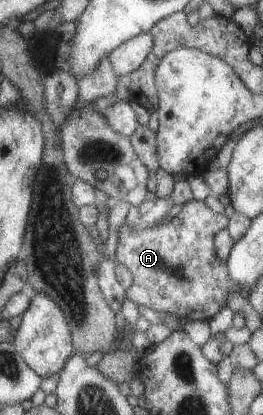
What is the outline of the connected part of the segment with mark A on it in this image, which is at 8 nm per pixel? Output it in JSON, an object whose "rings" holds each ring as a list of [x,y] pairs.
{"rings":[[[194,199],[185,202],[177,216],[173,216],[173,218],[171,218],[169,222],[165,222],[165,224],[159,224],[157,226],[137,226],[135,229],[132,229],[129,225],[122,223],[118,229],[118,239],[116,249],[114,250],[114,260],[125,266],[132,276],[131,286],[129,286],[129,288],[125,291],[126,298],[135,305],[144,306],[152,311],[158,311],[160,314],[173,314],[174,316],[179,316],[179,318],[189,321],[209,321],[213,315],[217,314],[217,312],[221,310],[221,308],[227,307],[227,296],[229,296],[231,292],[237,292],[241,295],[241,297],[247,297],[247,292],[243,294],[243,292],[241,292],[241,288],[239,288],[239,286],[235,286],[235,282],[231,282],[231,278],[227,276],[227,266],[225,266],[225,264],[223,264],[217,256],[215,256],[215,250],[213,249],[213,237],[217,234],[217,232],[219,232],[219,230],[225,229],[226,227],[227,218],[223,216],[222,213],[215,214],[207,208],[203,201],[197,201]]]}

